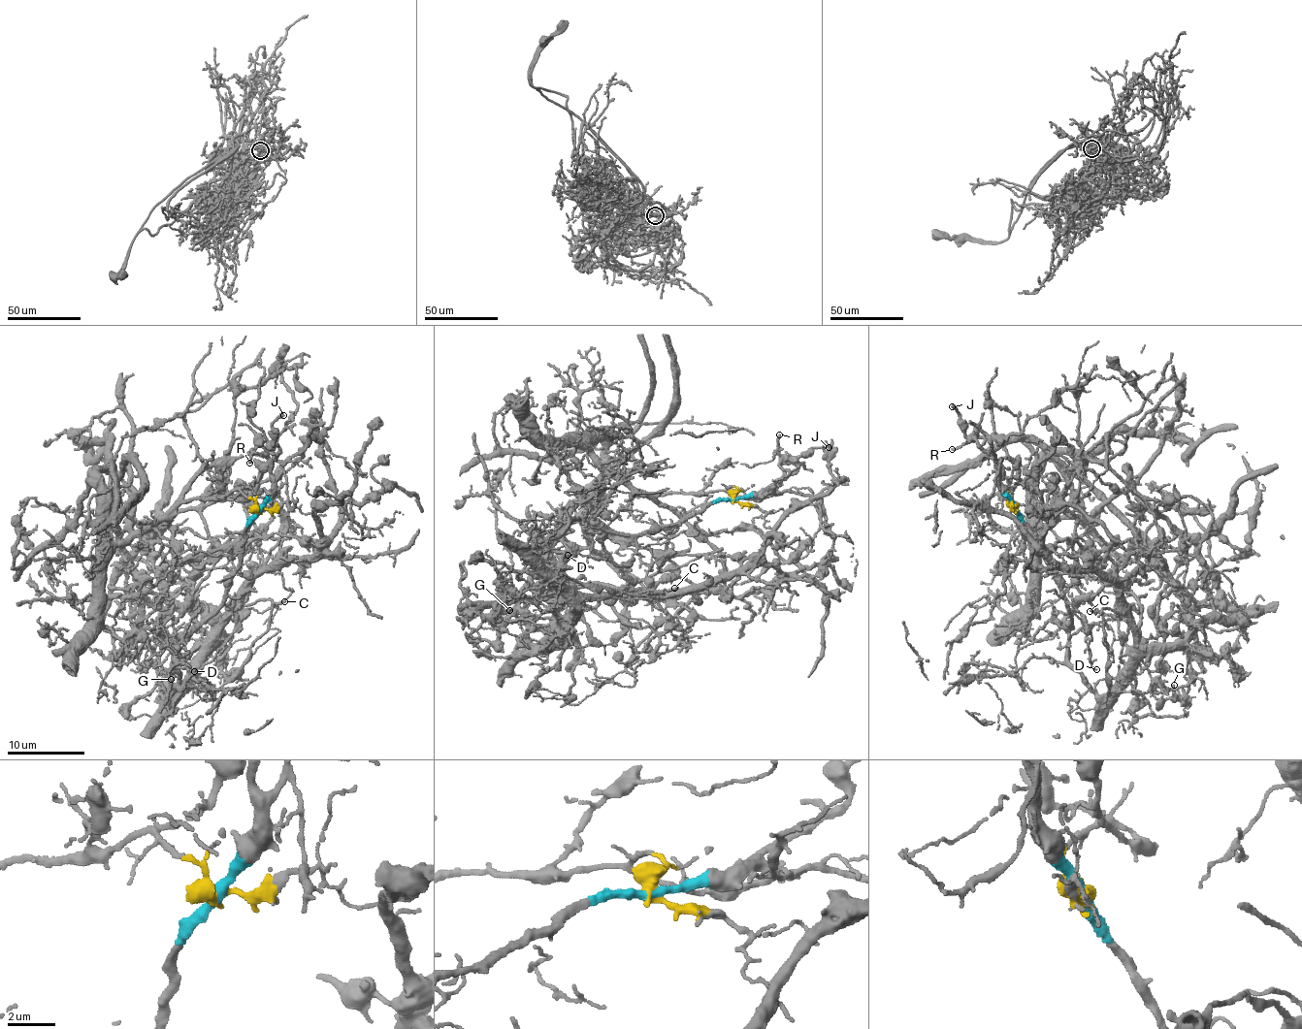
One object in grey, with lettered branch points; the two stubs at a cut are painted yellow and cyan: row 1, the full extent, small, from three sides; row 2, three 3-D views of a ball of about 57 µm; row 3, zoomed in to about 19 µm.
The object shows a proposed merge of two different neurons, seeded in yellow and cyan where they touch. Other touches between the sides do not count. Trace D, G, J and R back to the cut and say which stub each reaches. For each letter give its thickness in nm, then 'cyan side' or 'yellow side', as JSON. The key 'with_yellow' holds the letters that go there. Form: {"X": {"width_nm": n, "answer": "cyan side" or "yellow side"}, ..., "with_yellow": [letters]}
{"D": {"width_nm": 100, "answer": "cyan side"}, "G": {"width_nm": 260, "answer": "cyan side"}, "J": {"width_nm": 240, "answer": "cyan side"}, "R": {"width_nm": 180, "answer": "cyan side"}, "with_yellow": []}

